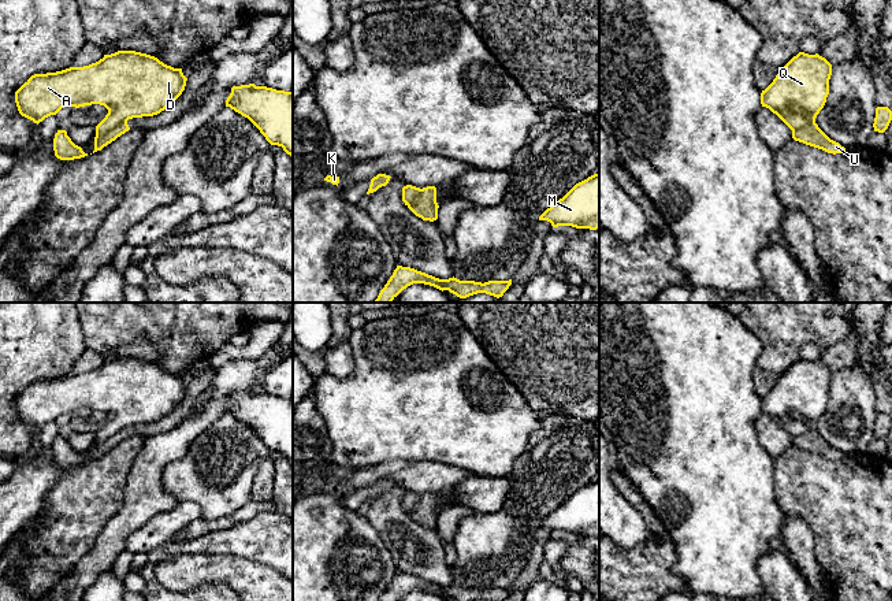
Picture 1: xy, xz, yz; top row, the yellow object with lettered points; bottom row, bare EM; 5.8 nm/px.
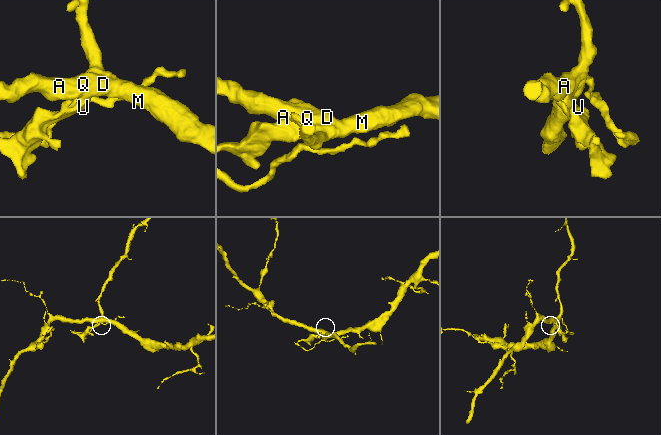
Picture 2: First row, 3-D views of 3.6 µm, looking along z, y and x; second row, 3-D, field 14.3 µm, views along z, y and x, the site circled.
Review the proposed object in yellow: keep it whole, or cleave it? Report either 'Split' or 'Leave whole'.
Split

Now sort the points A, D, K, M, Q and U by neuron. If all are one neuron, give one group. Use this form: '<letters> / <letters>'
A D K M Q / U

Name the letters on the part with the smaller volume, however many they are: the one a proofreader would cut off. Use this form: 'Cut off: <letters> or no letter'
Cut off: U

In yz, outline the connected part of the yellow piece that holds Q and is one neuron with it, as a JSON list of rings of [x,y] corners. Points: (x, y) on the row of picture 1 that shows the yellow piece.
[[[799,52],[762,90],[761,104],[791,130],[806,127],[826,103],[830,75],[832,64],[825,57]]]

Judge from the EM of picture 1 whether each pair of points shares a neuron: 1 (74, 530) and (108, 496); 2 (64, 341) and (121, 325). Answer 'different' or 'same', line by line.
1: same
2: different

